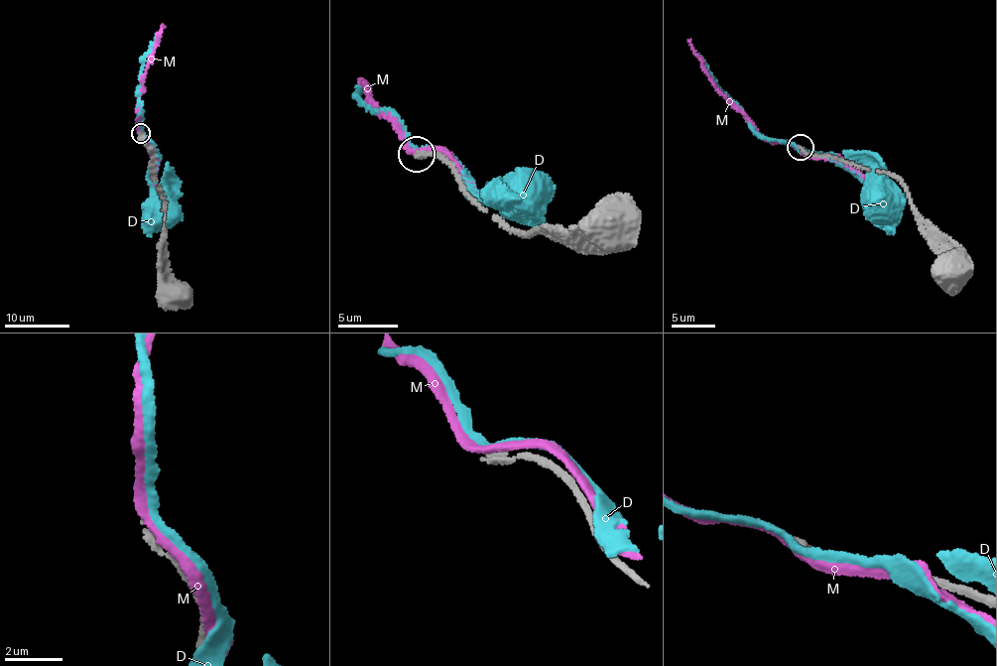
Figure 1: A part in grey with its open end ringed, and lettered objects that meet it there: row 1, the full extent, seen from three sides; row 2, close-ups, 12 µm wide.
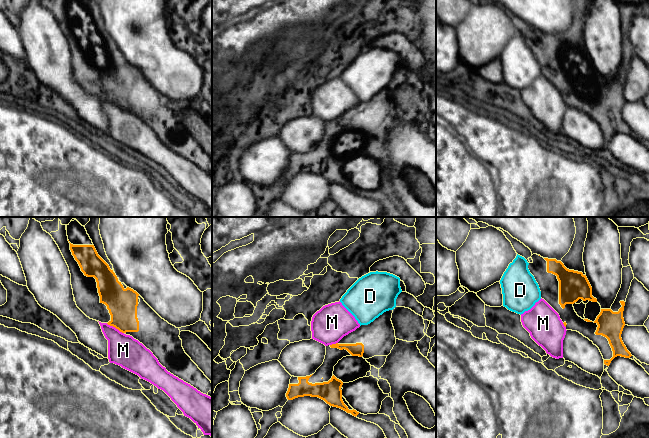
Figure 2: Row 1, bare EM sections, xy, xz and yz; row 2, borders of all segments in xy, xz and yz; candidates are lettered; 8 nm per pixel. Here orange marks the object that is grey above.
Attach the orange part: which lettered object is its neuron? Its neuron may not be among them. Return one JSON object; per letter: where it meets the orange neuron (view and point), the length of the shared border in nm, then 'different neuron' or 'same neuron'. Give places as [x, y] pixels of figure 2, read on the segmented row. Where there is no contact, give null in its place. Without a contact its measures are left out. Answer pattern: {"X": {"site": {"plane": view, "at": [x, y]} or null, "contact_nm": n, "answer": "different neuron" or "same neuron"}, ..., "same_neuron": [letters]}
{"D": {"site": null, "answer": "different neuron"}, "M": {"site": {"plane": "xy", "at": [115, 327]}, "contact_nm": 170, "answer": "different neuron"}, "same_neuron": []}

